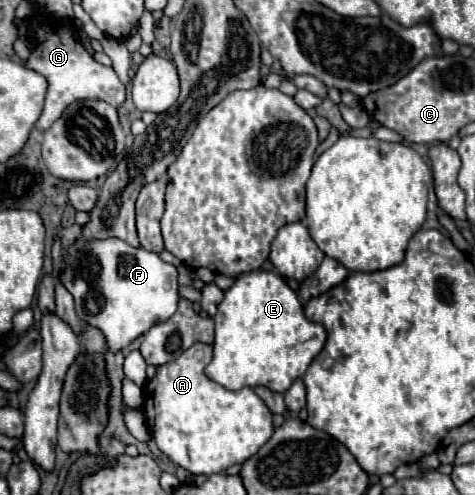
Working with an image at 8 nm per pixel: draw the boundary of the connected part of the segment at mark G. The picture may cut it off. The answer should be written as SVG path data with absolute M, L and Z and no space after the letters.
M56 21L54 25L42 25L36 31L40 45L34 49L26 67L38 71L48 79L48 93L42 117L36 123L36 129L46 131L62 113L64 109L80 99L102 99L112 107L120 107L124 103L124 83L118 79L114 69L100 65L84 47L76 41L72 33L72 25Z

